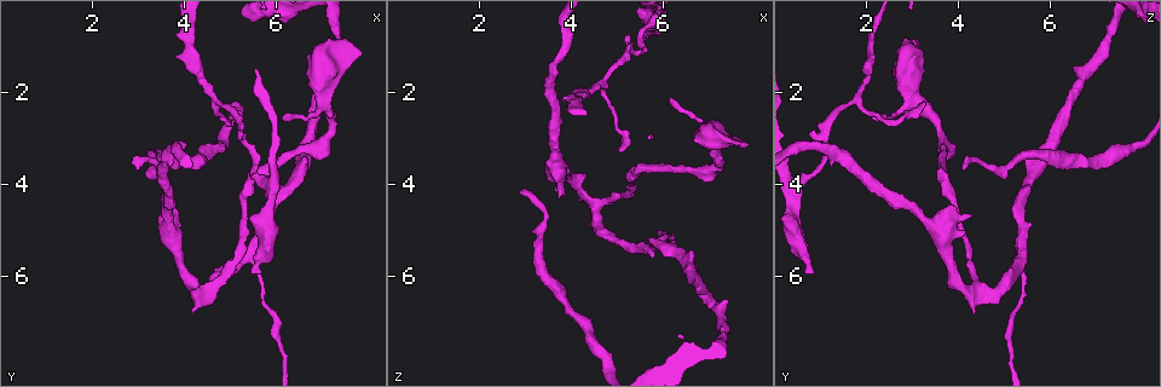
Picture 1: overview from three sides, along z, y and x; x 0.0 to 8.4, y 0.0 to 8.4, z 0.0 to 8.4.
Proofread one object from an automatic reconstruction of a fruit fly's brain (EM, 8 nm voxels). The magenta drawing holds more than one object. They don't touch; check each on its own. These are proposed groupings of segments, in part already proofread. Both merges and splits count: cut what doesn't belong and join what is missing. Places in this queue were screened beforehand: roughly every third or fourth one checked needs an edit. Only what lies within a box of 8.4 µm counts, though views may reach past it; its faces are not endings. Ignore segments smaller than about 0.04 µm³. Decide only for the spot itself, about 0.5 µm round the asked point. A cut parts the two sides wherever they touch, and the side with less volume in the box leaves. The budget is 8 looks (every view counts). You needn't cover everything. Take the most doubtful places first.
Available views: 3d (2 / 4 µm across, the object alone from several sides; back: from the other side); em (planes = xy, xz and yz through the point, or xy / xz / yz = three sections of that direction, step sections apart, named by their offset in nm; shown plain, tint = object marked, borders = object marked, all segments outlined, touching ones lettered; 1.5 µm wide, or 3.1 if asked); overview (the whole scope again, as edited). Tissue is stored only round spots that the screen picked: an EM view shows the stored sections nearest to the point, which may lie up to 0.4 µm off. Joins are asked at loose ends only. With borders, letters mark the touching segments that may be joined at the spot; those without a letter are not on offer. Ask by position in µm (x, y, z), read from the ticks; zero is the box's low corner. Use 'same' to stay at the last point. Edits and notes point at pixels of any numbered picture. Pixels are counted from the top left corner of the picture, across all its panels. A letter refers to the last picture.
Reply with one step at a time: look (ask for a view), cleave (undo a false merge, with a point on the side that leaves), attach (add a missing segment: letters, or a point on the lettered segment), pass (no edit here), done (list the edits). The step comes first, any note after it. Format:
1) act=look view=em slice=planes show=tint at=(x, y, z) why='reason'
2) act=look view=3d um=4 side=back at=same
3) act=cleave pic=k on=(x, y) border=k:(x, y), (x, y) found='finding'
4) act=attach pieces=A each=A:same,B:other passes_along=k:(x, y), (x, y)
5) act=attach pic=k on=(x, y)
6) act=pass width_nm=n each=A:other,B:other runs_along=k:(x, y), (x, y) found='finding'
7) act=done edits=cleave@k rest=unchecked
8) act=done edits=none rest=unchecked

act=look view=em slice=yz step=8 show=borders at=(5.60, 5.95, 0.90) why='an open end'

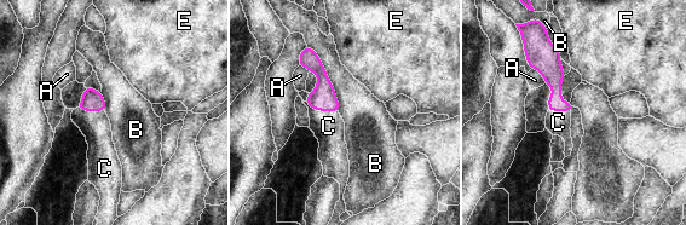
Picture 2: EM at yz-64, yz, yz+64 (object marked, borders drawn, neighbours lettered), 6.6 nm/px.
act=look view=em slice=planes show=borders at=same why='another direction'

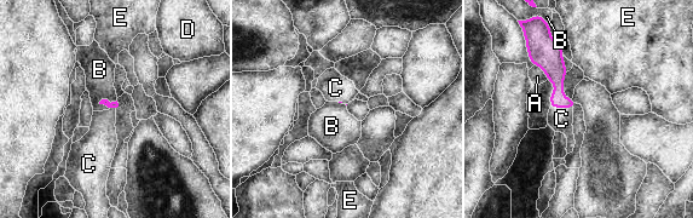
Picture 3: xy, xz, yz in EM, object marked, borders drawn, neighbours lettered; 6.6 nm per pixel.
act=attach pieces=C each=A:other,B:other,C:same,D:other,E:other found='it goes on there'

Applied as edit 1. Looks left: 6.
act=look view=overview why='see it whole again'

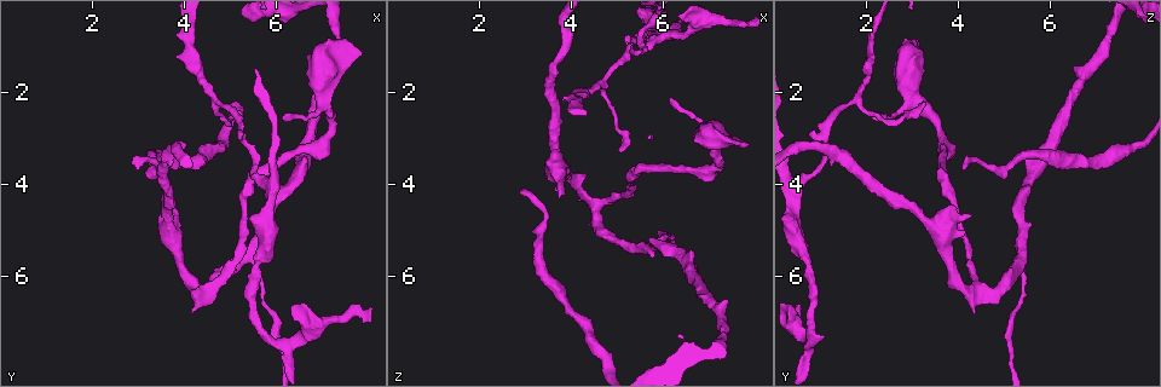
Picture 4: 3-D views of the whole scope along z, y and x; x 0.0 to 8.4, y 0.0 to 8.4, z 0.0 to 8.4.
act=look view=em slice=yz step=4 show=borders at=(3.00, 3.65, 4.15)

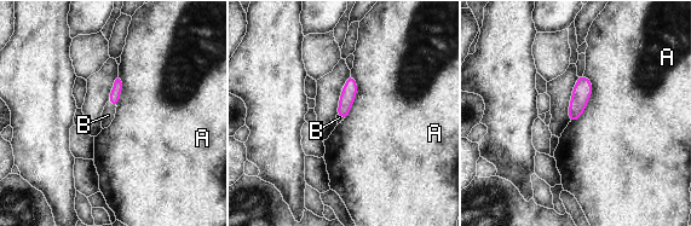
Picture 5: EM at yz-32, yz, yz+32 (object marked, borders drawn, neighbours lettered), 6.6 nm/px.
act=attach pieces=B each=A:other,B:same passes_along=5:(114, 97), (113, 104), (108, 115) found='the neuron continues'

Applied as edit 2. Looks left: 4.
act=done edits=attach@3,attach@5 rest=unchecked

